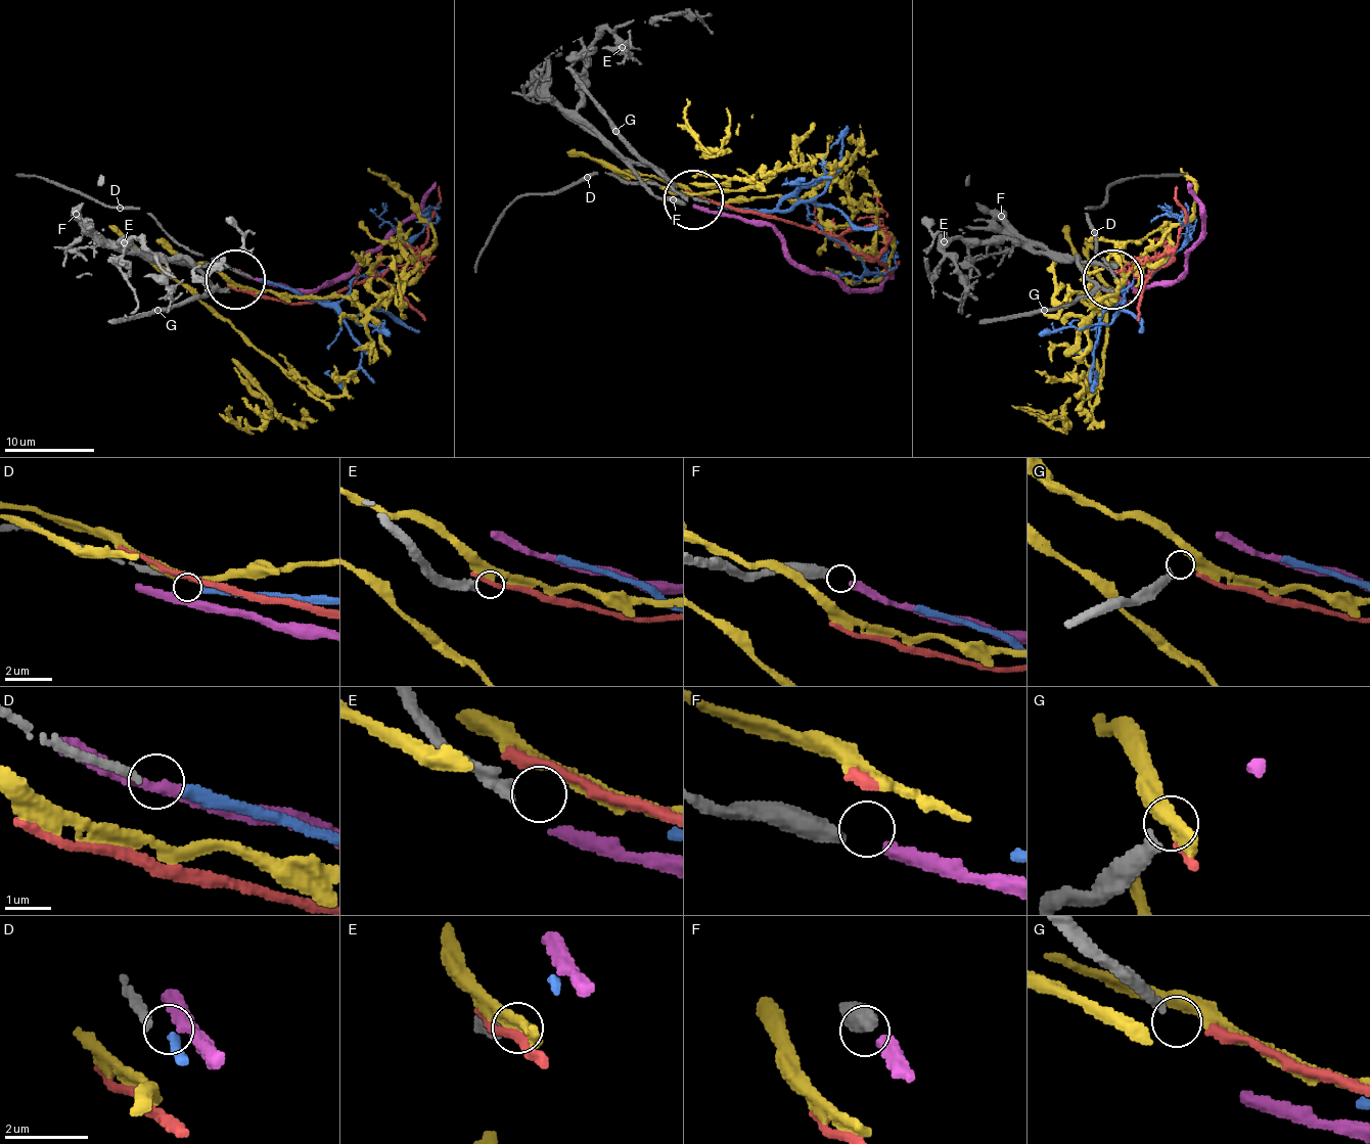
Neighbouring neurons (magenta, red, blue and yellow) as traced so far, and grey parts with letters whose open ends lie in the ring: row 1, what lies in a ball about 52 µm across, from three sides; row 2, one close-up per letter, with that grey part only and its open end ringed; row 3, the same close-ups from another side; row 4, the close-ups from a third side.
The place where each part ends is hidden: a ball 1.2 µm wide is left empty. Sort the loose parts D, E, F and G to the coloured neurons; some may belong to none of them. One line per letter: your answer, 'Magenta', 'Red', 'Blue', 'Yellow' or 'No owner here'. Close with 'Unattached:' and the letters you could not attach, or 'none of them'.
D: Blue
E: No owner here
F: Magenta
G: No owner here
Unattached: E, G

